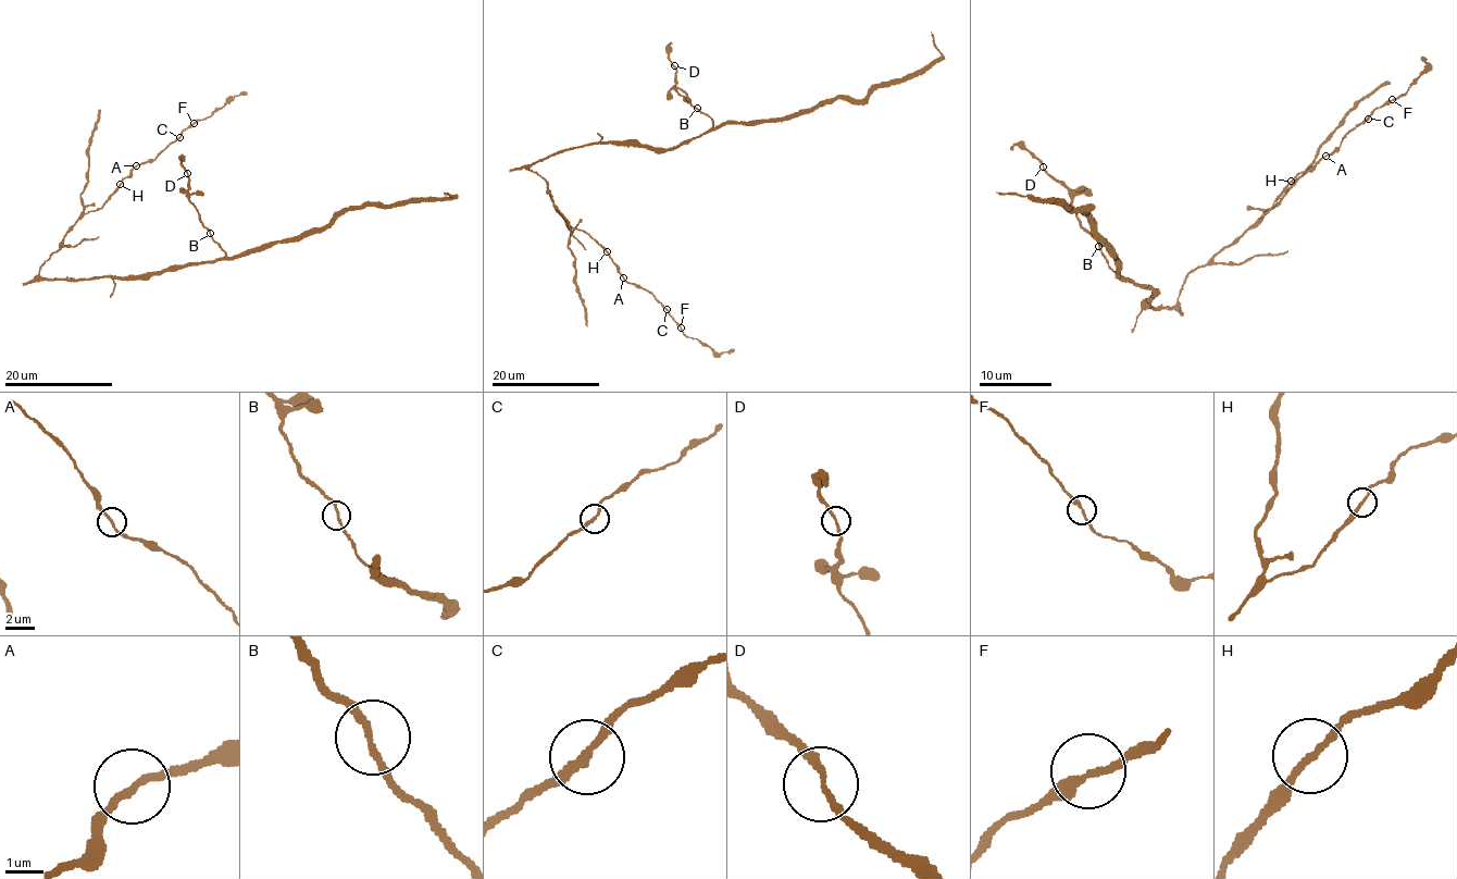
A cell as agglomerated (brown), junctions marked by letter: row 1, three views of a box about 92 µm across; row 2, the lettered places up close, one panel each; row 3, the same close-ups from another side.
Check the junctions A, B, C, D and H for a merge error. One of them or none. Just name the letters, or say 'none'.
none

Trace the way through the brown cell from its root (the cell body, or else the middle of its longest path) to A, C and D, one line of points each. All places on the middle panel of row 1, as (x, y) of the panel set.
A: (589, 145), (557, 151), (526, 168), (546, 181), (553, 208), (563, 219), (596, 240), (623, 277)
C: (589, 145), (557, 151), (526, 168), (546, 181), (563, 219), (596, 240), (627, 282), (647, 289), (667, 310)
D: (589, 145), (623, 143), (668, 148), (702, 135), (712, 125), (712, 120), (675, 87), (674, 65)

